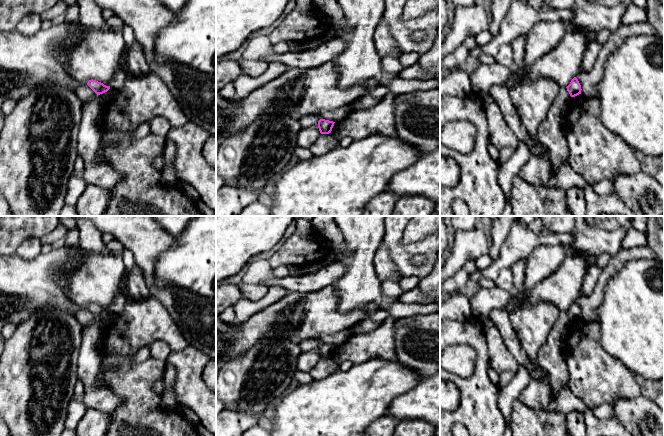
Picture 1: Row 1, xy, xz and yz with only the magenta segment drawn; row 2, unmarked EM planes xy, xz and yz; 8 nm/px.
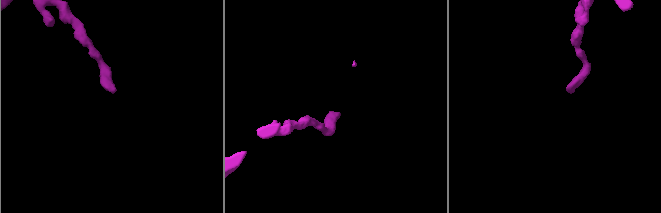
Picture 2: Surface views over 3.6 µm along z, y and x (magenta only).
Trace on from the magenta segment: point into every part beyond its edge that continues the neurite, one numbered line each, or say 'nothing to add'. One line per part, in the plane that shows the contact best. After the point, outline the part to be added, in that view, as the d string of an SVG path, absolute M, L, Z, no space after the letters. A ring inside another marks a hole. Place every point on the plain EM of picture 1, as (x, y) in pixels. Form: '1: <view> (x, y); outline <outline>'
nothing to add

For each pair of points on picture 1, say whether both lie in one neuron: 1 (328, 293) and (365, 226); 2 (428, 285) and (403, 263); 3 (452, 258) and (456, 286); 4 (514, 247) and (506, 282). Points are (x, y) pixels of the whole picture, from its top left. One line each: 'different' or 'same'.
1: different
2: different
3: different
4: different

